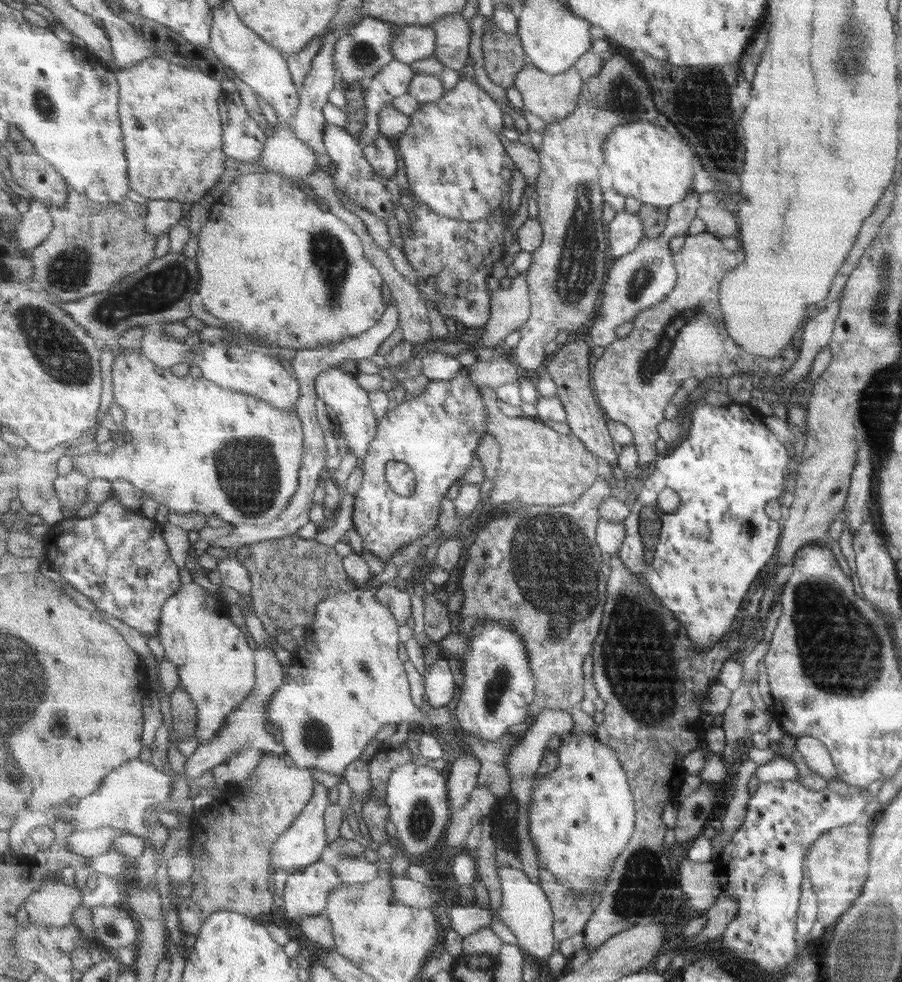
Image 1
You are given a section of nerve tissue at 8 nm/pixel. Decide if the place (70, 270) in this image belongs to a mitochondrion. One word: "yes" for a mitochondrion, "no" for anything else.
yes

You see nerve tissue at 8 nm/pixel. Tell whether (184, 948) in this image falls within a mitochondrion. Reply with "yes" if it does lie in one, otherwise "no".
no

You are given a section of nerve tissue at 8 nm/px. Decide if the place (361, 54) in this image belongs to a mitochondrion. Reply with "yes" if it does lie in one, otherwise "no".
yes

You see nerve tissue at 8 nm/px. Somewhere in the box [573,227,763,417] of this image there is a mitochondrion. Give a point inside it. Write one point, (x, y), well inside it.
(651, 364)

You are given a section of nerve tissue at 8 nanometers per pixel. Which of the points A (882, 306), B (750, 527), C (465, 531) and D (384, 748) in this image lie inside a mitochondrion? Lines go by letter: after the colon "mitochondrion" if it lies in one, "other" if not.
A: mitochondrion
B: other
C: other
D: other

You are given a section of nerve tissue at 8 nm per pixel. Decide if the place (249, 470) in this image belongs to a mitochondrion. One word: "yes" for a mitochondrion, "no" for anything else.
yes

